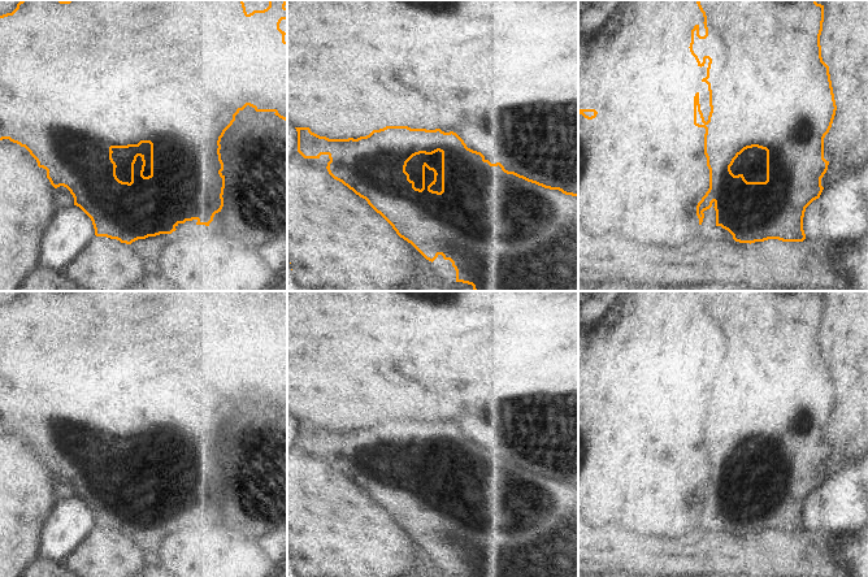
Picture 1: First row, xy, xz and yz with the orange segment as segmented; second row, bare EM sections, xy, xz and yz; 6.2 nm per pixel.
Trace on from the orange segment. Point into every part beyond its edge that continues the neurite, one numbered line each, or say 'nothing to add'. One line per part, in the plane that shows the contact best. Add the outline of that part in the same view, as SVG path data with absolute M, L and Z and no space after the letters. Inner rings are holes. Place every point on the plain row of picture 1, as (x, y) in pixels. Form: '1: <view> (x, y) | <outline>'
1: xy (122, 448) | M142 434L139 438L112 439L112 450L116 454L116 467L122 473L131 473L131 454L136 444L142 444L146 451L143 467L151 467L151 435Z

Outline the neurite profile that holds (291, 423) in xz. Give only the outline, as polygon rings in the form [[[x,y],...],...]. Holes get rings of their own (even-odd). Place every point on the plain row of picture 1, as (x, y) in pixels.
[[[287,413],[287,447],[298,443],[298,422],[295,417]]]

